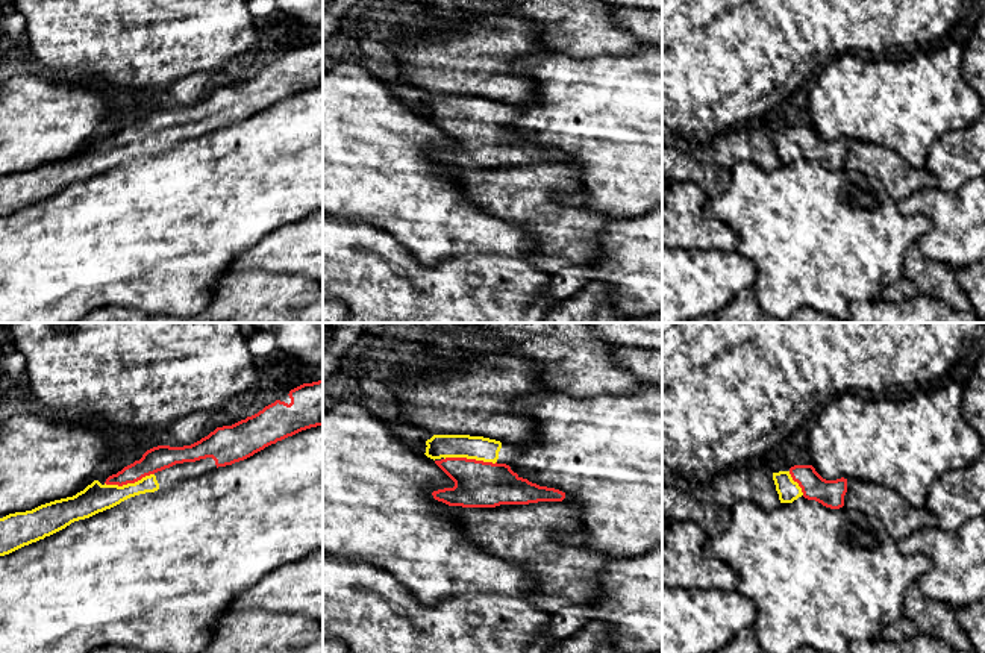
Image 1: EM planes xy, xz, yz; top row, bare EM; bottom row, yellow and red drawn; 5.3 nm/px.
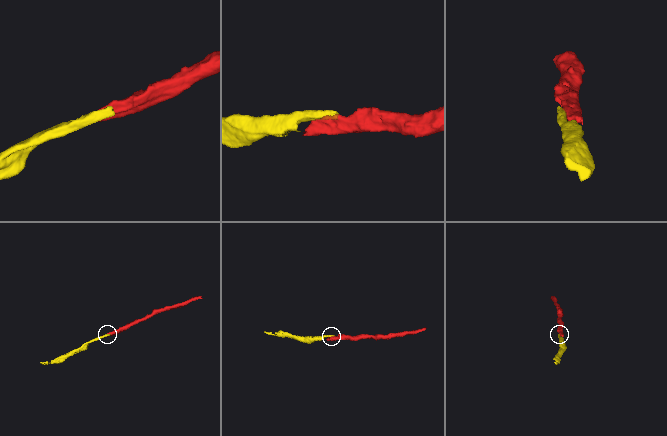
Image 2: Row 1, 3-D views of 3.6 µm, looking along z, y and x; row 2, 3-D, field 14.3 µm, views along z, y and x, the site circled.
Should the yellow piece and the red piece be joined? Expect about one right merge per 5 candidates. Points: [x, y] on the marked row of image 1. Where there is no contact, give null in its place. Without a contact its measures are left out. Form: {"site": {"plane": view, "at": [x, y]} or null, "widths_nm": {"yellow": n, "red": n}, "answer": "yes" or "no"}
{"site": {"plane": "xz", "at": [470, 458]}, "widths_nm": {"yellow": 130, "red": 240}, "answer": "yes"}

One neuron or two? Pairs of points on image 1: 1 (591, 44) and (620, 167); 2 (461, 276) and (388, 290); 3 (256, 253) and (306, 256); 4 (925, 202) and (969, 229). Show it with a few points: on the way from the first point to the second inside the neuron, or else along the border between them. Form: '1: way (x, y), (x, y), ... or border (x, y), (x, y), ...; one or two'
1: border (559, 52), (569, 56), (629, 53); two
2: way (443, 288), (406, 290); one
3: way (268, 253), (294, 253); one
4: way (935, 205), (958, 218); one

